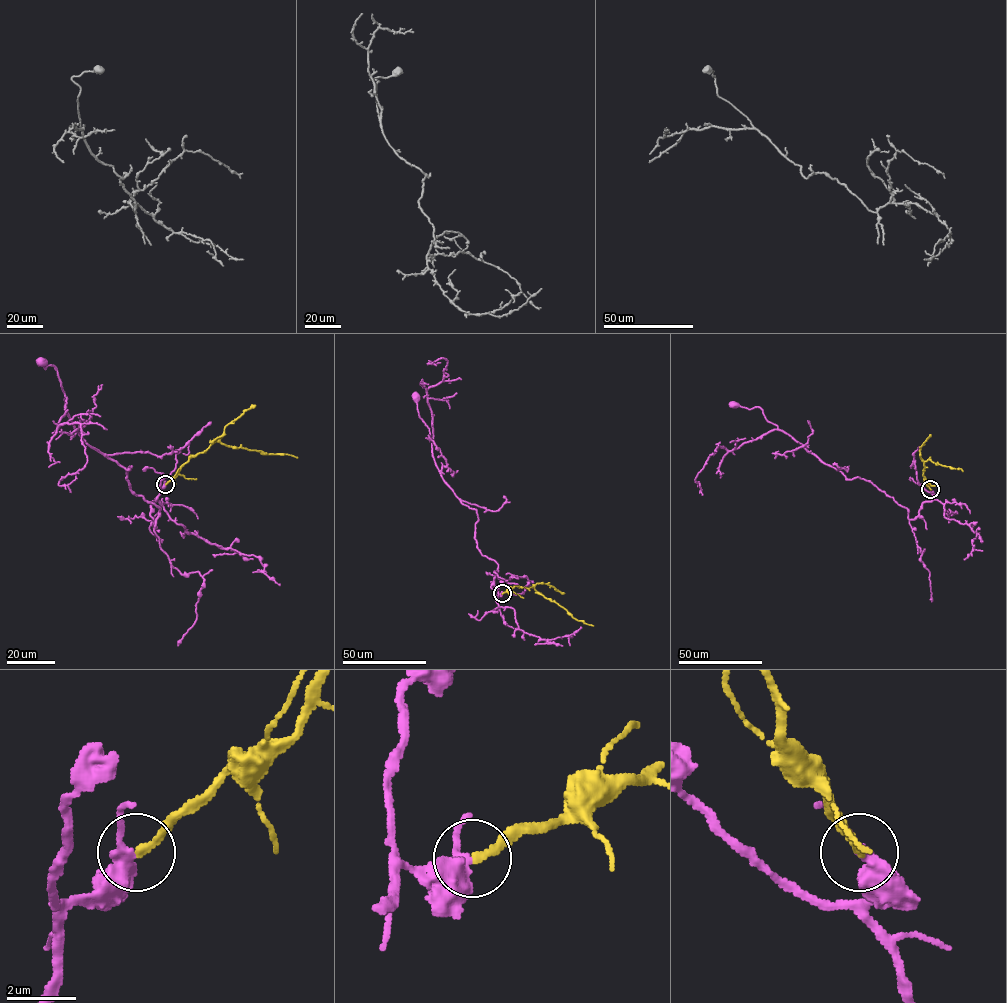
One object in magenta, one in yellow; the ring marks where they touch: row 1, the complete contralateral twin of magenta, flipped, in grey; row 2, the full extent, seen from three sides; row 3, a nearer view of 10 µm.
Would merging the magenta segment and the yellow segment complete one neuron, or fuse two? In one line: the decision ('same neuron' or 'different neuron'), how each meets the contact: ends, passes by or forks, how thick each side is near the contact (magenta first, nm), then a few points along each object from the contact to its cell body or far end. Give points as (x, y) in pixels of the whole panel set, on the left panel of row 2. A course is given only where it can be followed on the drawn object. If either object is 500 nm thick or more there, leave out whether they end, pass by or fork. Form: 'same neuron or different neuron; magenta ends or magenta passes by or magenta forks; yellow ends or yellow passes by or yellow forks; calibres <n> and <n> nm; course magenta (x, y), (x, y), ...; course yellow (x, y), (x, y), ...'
same neuron; magenta passes by; yellow ends; calibres 360 and 190 nm; course magenta (165, 484), (151, 504), (156, 527), (160, 509), (130, 487), (131, 466), (81, 437), (57, 369), (40, 362); course yellow (165, 484), (176, 476), (190, 457), (203, 453), (216, 440), (228, 446), (297, 457)

